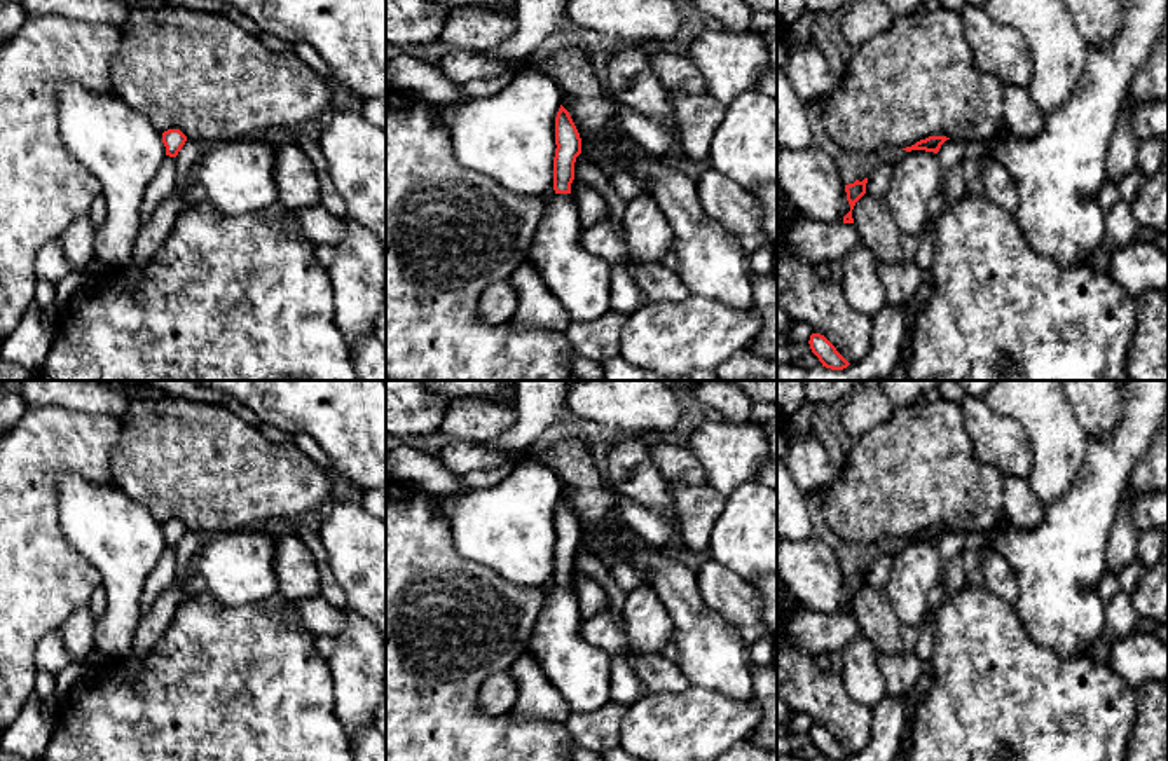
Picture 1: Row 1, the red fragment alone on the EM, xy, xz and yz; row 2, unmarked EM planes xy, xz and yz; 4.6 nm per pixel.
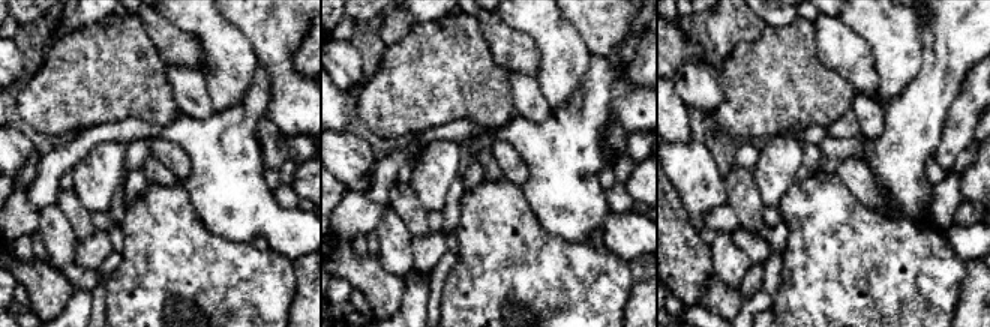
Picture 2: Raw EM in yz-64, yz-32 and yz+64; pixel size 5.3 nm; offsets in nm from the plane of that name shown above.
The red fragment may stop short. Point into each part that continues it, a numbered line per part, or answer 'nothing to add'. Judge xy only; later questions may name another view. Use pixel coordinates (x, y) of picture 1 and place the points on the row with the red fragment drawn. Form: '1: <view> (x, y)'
nothing to add

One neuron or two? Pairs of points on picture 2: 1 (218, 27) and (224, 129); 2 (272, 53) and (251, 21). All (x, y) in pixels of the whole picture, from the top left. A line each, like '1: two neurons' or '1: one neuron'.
1: two neurons
2: one neuron

